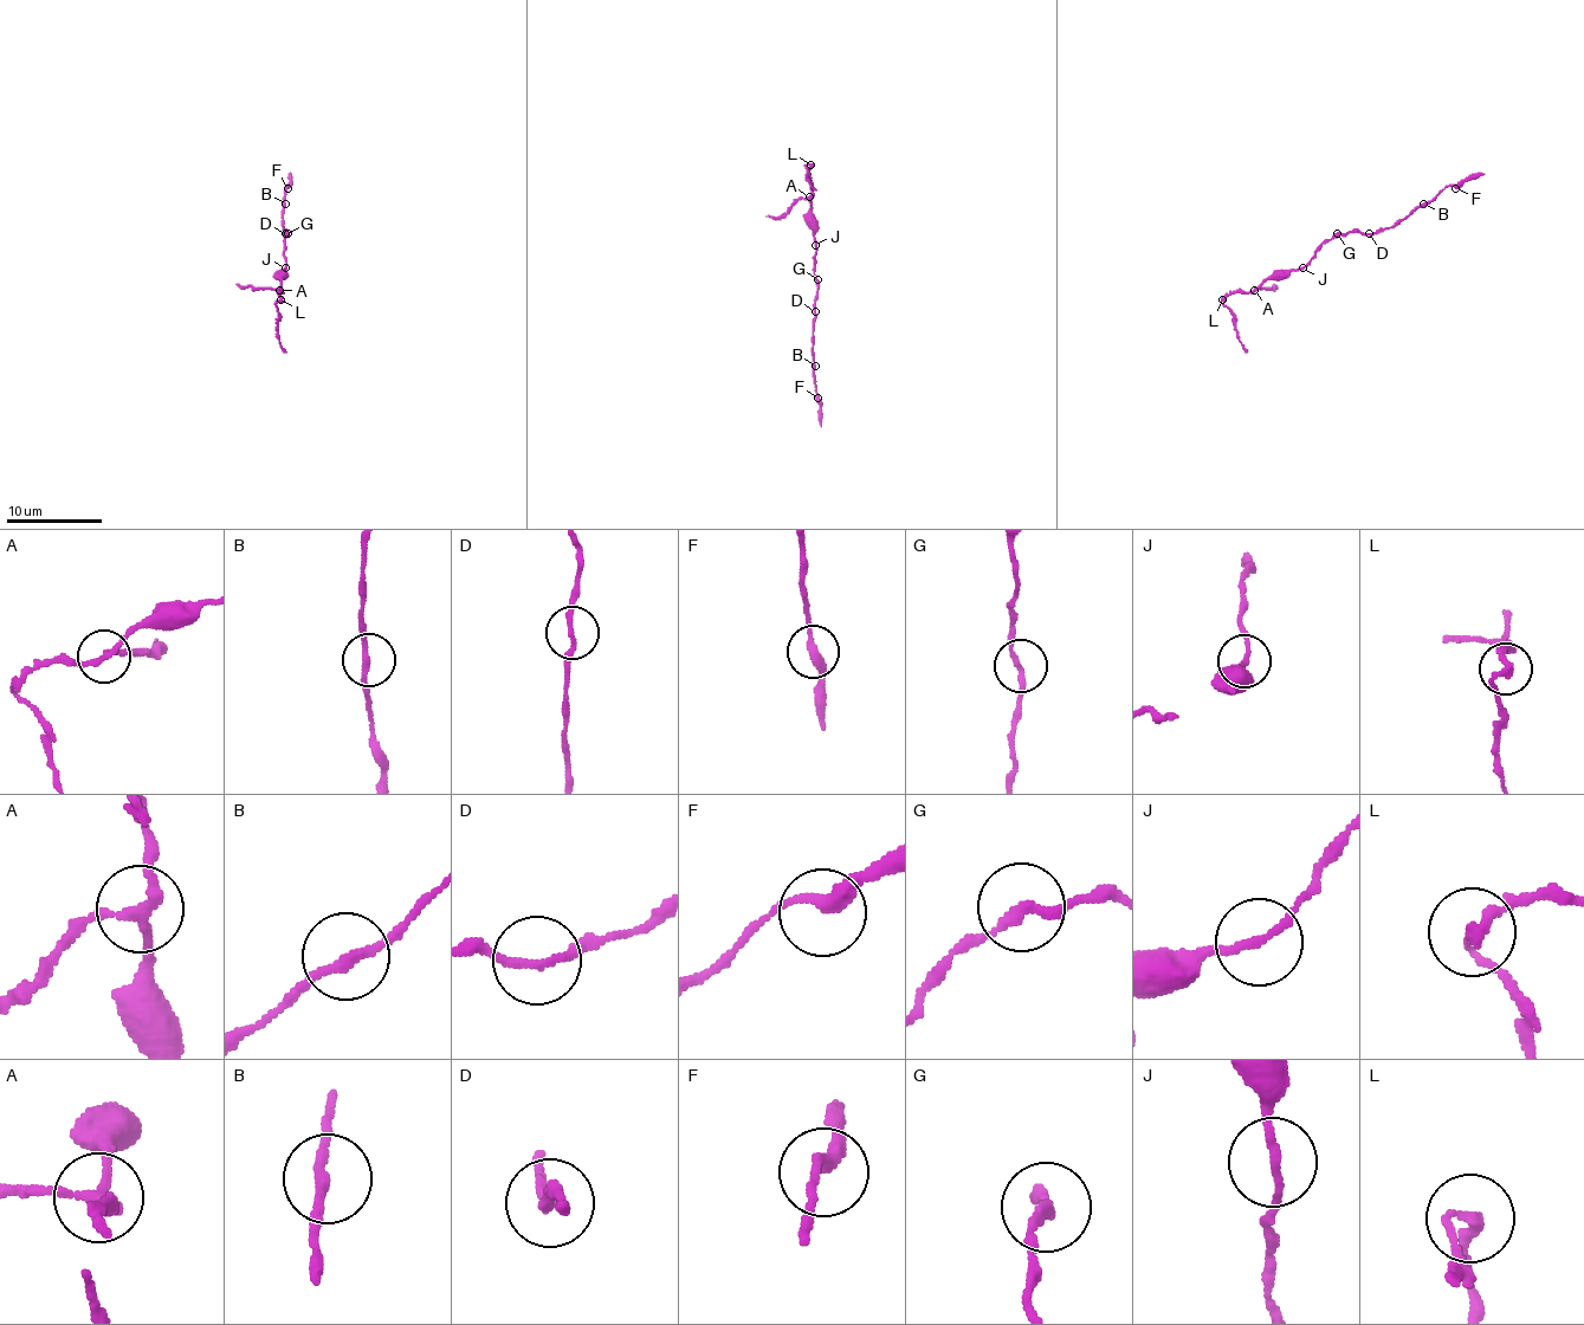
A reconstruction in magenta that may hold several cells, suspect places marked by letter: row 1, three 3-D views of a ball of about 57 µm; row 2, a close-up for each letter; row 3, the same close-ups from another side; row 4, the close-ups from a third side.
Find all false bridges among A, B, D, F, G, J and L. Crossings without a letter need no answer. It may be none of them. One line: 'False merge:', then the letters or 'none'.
False merge: A, L

